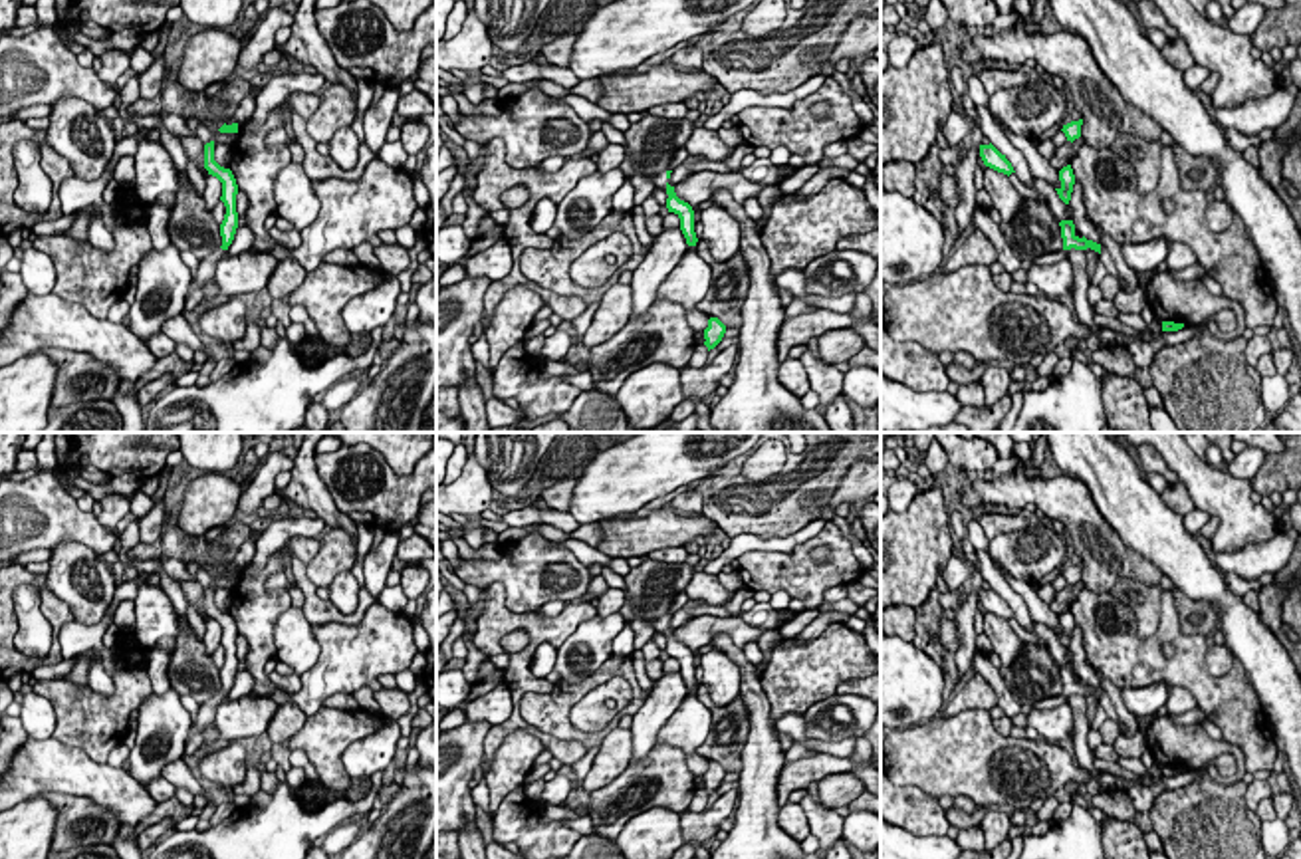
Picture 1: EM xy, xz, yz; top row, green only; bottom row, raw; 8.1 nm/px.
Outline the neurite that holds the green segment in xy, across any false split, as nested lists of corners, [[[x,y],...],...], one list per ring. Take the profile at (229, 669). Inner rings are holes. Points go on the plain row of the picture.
[[[214,585],[204,589],[204,613],[208,615],[208,619],[216,621],[222,627],[220,645],[226,651],[226,659],[220,669],[222,690],[214,694],[212,698],[208,698],[204,704],[200,704],[198,714],[196,714],[196,724],[190,726],[188,738],[202,734],[204,728],[214,720],[216,708],[222,704],[222,698],[232,688],[236,673],[238,673],[238,657],[236,657],[238,629],[236,629],[232,615],[220,611],[214,605]]]

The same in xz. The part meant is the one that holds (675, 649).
[[[662,615],[652,625],[658,633],[666,635],[666,653],[668,657],[674,657],[680,663],[680,675],[686,682],[686,688],[696,690],[698,682],[694,676],[694,655],[688,647],[680,645],[674,637],[674,631],[668,629],[670,617],[672,615]]]

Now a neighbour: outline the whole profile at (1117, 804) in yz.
[[[1103,790],[1101,794],[1093,796],[1089,803],[1119,821],[1134,821],[1136,809],[1126,790]]]

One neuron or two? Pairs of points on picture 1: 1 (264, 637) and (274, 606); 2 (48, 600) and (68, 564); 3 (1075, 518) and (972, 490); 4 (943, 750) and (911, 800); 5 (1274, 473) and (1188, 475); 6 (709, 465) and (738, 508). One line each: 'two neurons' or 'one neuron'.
1: one neuron
2: two neurons
3: one neuron
4: two neurons
5: two neurons
6: two neurons

